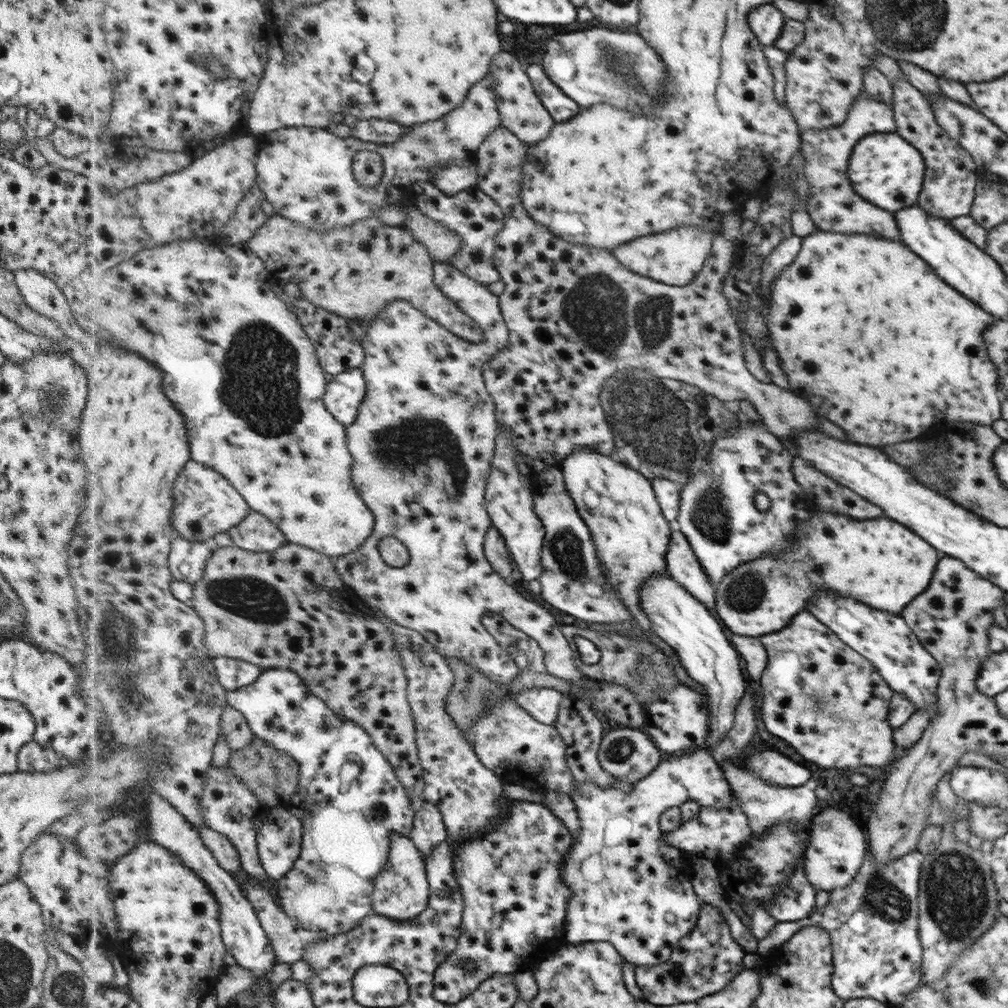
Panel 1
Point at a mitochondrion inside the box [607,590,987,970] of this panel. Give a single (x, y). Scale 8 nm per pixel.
(881, 897)

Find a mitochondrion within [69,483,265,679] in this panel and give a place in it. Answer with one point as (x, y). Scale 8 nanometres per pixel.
(229, 593)

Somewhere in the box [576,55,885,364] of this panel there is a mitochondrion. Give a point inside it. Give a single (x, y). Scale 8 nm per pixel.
(650, 310)

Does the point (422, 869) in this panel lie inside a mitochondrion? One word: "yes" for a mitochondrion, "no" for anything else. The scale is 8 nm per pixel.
no

